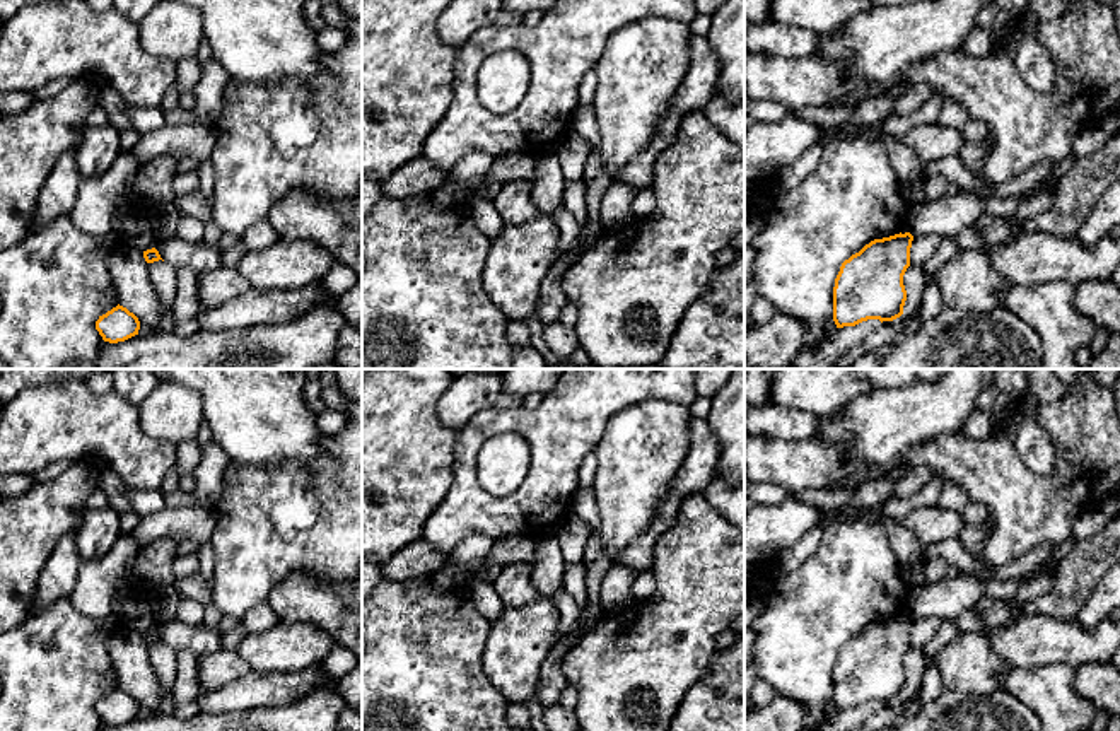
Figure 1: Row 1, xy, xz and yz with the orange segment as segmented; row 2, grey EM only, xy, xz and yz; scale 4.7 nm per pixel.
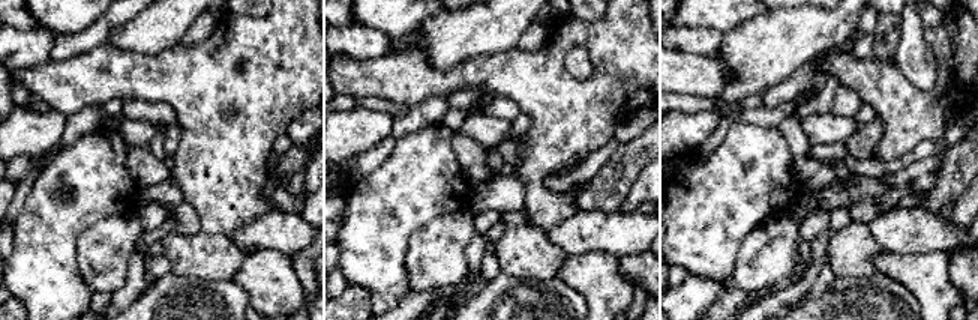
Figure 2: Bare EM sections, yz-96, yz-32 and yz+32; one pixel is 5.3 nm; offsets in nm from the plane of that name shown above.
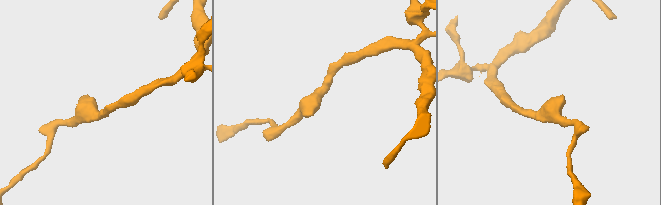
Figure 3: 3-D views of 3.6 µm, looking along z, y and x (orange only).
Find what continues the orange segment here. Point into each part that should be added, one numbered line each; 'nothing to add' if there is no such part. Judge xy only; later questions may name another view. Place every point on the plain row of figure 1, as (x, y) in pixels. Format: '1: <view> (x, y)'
nothing to add

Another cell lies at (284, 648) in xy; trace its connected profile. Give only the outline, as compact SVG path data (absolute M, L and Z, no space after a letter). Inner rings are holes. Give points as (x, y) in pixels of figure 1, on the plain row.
M278 623L261 634L246 634L236 652L251 671L290 673L321 664L336 649L333 637L309 623Z

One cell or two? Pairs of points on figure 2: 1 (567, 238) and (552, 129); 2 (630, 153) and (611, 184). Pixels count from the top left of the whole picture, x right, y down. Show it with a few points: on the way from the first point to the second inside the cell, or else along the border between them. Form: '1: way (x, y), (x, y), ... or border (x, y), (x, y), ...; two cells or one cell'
1: border (579, 209), (545, 232); two cells
2: way (627, 161), (617, 176); one cell

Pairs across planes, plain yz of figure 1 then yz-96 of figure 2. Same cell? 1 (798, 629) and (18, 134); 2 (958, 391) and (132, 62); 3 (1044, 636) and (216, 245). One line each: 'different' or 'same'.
1: different
2: different
3: different

